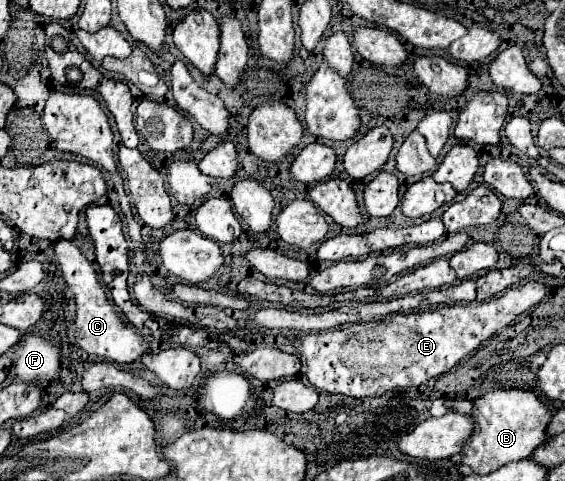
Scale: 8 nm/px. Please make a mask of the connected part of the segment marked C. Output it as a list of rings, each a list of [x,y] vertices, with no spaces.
[[[67,239],[55,241],[55,255],[57,255],[59,267],[63,271],[65,283],[67,283],[69,291],[75,297],[75,305],[77,305],[75,337],[77,337],[79,347],[83,351],[87,351],[89,355],[97,355],[101,359],[115,361],[115,363],[131,363],[137,357],[141,357],[143,353],[147,353],[149,351],[149,343],[141,335],[137,335],[133,327],[125,325],[125,321],[111,307],[103,287],[97,281],[95,269],[87,261],[87,257],[73,245],[73,241],[67,241]]]

